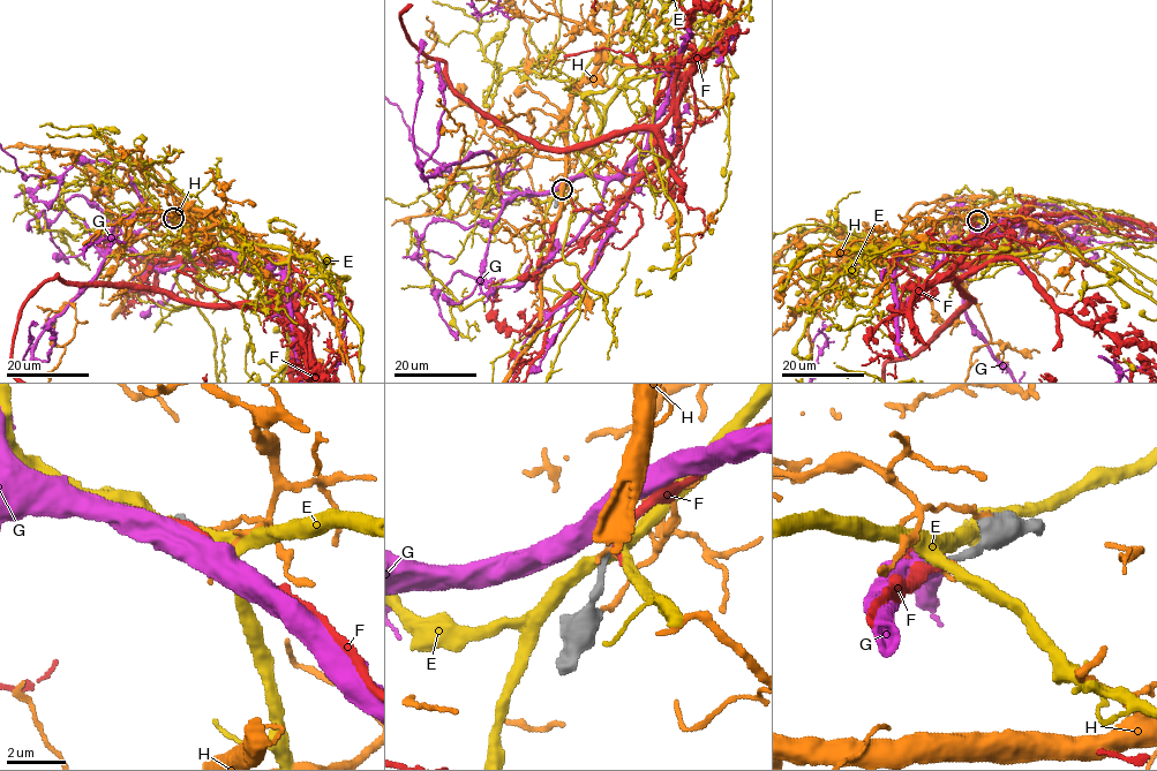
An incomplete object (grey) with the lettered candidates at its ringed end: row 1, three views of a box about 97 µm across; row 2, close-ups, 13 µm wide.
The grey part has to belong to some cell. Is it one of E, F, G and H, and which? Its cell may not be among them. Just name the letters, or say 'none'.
G

